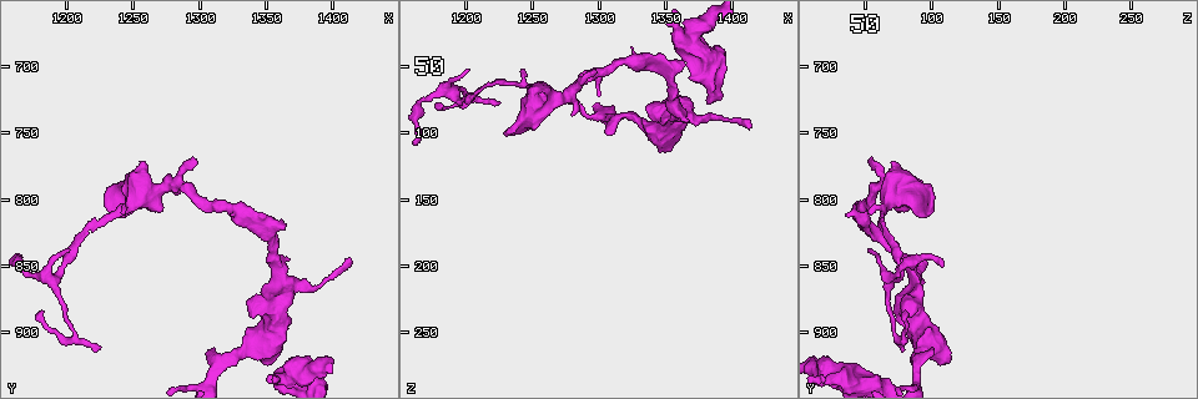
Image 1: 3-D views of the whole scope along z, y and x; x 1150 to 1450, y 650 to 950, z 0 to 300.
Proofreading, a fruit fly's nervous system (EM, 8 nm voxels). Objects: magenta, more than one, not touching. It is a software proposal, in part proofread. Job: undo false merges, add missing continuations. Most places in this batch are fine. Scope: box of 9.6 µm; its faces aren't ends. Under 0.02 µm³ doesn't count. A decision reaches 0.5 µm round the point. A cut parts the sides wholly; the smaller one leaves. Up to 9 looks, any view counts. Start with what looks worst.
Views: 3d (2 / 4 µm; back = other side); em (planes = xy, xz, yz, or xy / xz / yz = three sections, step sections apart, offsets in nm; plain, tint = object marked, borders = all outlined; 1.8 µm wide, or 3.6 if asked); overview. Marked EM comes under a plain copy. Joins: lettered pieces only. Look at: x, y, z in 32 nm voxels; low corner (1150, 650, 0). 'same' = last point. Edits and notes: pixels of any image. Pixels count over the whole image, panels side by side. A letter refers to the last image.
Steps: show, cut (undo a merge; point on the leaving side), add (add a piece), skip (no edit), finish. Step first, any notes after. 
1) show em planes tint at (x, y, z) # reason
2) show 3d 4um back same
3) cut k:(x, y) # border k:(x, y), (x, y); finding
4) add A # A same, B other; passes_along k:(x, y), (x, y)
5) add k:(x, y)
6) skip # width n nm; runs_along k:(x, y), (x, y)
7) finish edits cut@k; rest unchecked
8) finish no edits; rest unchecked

show 3d 4um at (1190, 858, 74) # arms part here

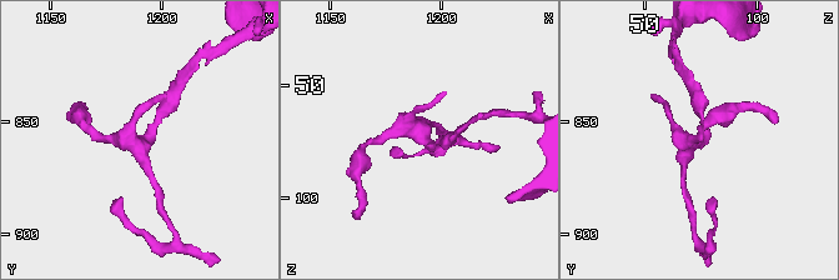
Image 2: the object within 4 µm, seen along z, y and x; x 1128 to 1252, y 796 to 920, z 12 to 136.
show em planes tint at (1192, 859, 73) # shape alone is not enough

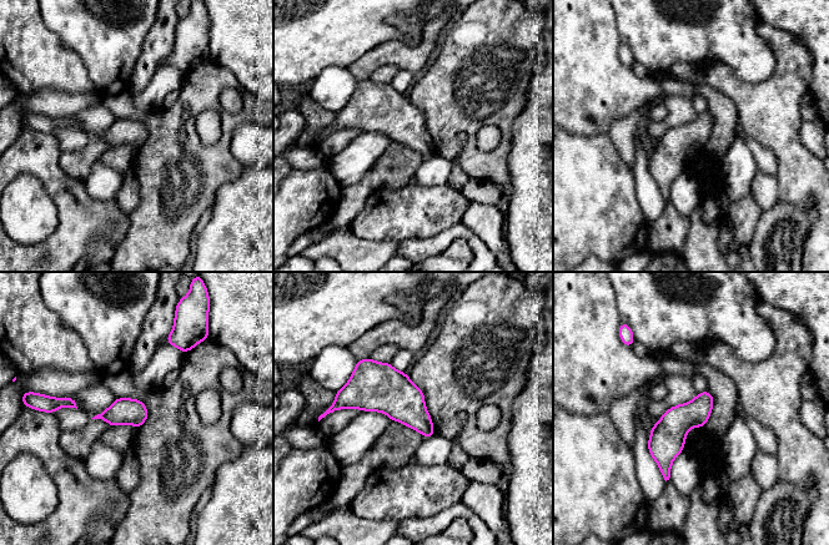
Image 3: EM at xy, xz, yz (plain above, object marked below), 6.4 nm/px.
show em planes borders same # what lies round it

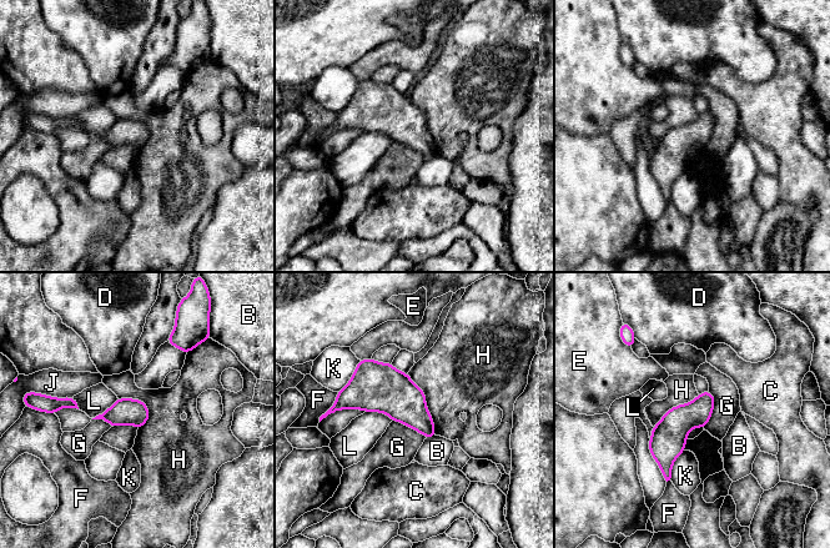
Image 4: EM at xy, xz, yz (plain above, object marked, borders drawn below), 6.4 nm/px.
skip # width 180 nm; B other, C other, D other, E other, F other, G other, H other, J other, K other, L other; runs_along 4:(707, 395), (668, 437), (667, 474); one neuron here

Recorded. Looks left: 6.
show 3d 4um at (1368, 932, 32) # branch point

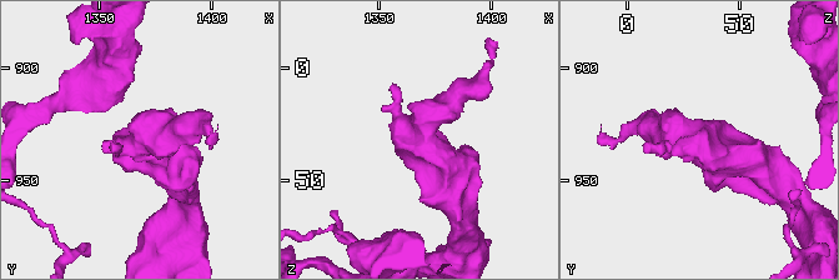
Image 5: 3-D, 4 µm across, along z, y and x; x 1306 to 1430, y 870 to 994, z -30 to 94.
show em 3.6um yz step 8 borders at (1371, 933, 33) # now the EM

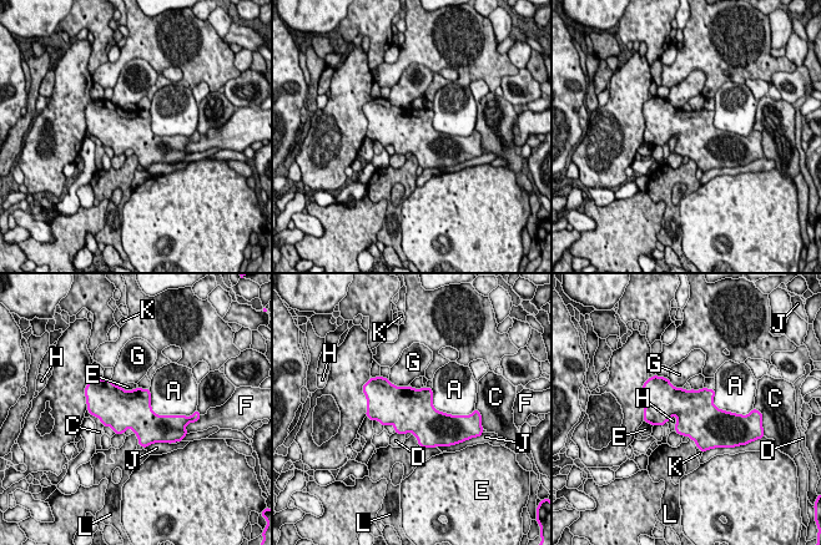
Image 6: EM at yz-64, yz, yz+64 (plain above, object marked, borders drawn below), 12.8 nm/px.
skip # A other, C other, D other, E other, F other, G other, H other, J other, K other, L other; one neuron here

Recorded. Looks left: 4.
show 3d 4um back at (1306, 914, 100) # free end

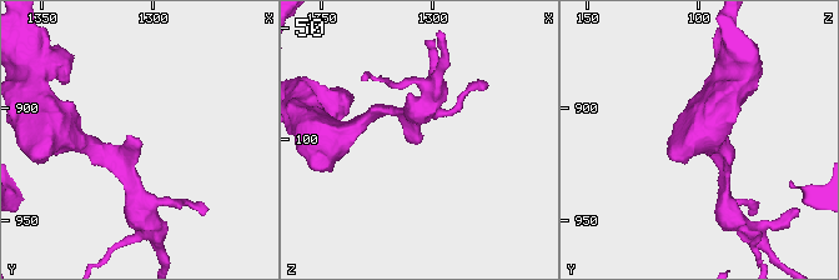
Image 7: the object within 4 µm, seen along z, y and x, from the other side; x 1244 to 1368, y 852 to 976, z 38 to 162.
show em 3.6um xy step 8 borders at (1306, 912, 101) # now the EM

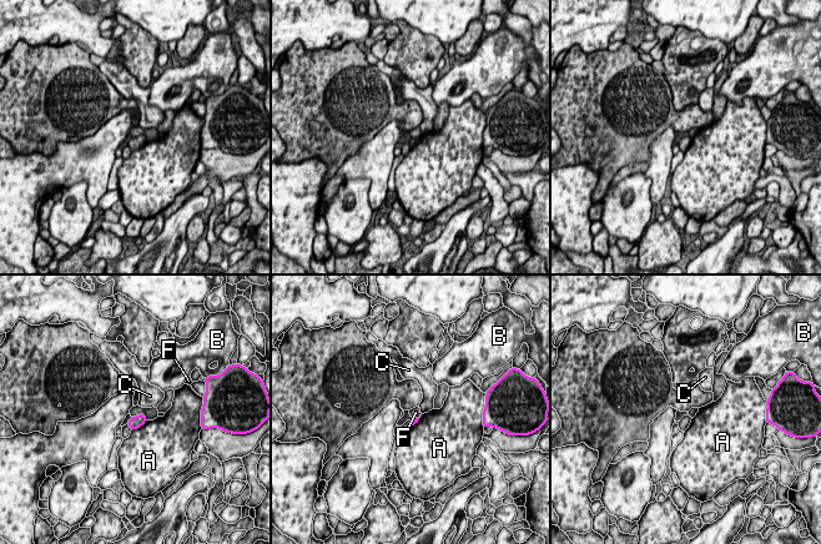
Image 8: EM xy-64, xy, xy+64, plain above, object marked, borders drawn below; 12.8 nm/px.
skip # A other, B other, C other, F other; no lettered piece goes on from it

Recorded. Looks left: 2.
show 3d 2um at (1360, 876, 82) # four-way junction

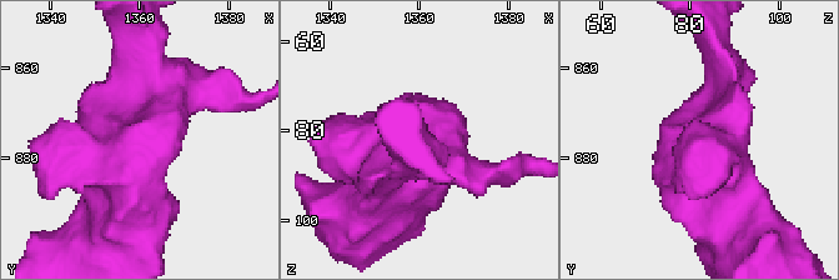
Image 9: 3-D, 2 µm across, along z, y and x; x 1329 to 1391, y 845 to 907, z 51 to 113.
show em planes borders same # need the tissue

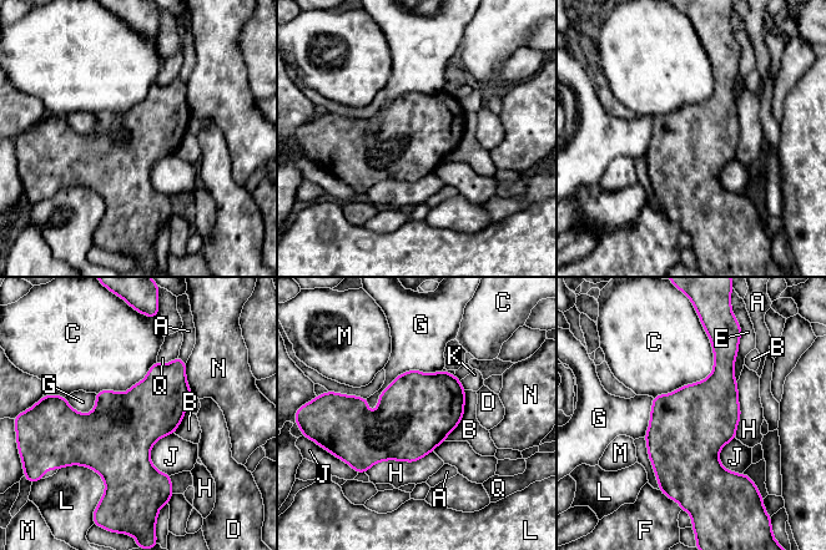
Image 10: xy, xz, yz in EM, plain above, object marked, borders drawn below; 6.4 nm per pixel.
skip # width 460 nm; A other, B other, C other, D other, E other, F other, G other, H other, J other, K other, L other, M other, N other, Q other; border 10:(706, 331), (713, 371), (653, 398); all the same neuron

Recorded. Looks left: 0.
finish no edits; rest unchecked

